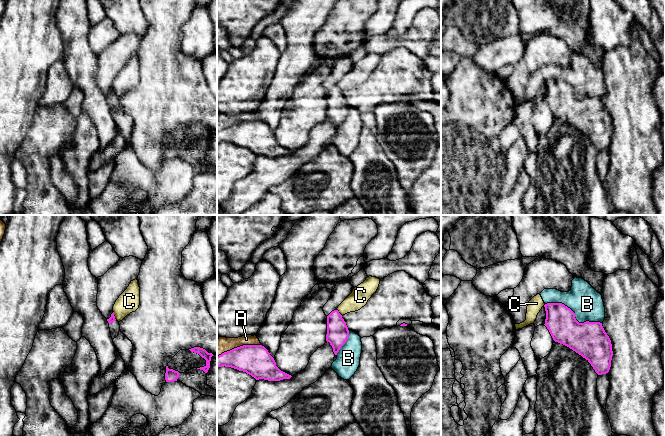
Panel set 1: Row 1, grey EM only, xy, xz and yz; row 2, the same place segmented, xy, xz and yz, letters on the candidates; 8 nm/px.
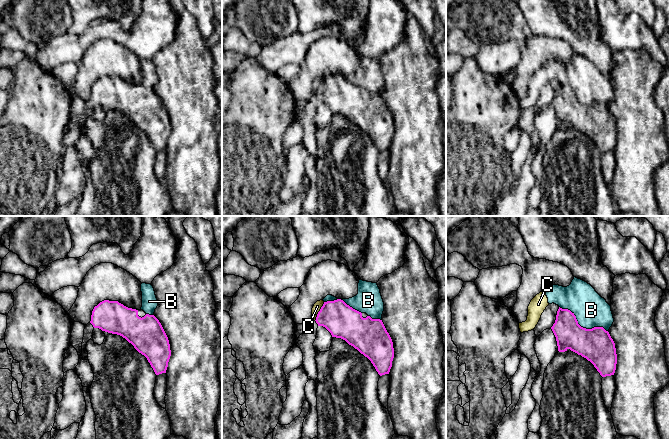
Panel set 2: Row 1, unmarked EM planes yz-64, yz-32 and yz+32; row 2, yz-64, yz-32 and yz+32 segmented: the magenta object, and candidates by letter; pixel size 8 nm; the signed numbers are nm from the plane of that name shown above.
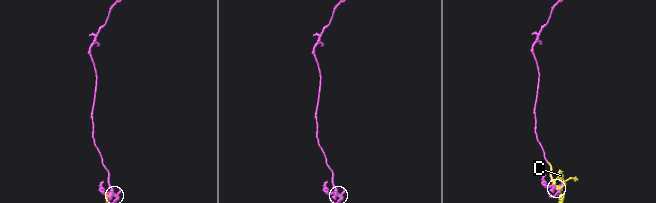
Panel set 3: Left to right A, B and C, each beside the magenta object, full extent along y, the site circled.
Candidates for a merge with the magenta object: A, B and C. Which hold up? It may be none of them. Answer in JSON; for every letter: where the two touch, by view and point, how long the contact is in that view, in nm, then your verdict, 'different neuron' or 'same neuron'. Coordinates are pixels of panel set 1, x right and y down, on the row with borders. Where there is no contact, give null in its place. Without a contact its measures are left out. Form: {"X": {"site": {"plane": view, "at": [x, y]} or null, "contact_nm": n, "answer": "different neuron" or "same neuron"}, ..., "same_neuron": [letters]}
{"A": {"site": {"plane": "xz", "at": [238, 347]}, "contact_nm": 360, "answer": "different neuron"}, "B": {"site": {"plane": "yz", "at": [574, 314]}, "contact_nm": 480, "answer": "different neuron"}, "C": {"site": {"plane": "xz", "at": [338, 312]}, "contact_nm": 70, "answer": "different neuron"}, "same_neuron": []}

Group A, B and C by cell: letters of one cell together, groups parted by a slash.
A / B C

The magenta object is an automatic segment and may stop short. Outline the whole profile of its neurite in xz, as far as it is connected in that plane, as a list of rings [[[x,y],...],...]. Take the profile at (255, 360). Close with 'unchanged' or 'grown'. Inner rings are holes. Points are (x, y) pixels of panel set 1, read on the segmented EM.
[[[243,345],[217,356],[218,367],[231,367],[246,372],[256,380],[280,381],[292,376],[281,371],[274,358],[262,345]]] | unchanged

